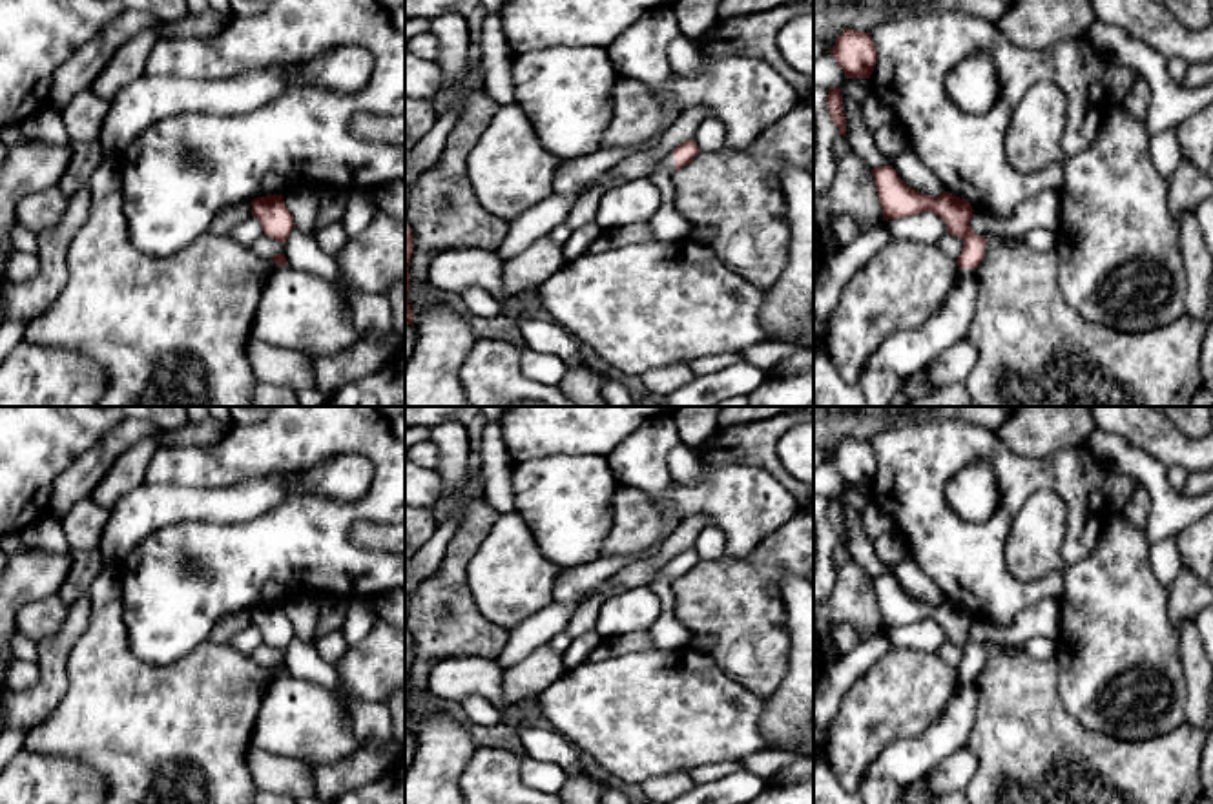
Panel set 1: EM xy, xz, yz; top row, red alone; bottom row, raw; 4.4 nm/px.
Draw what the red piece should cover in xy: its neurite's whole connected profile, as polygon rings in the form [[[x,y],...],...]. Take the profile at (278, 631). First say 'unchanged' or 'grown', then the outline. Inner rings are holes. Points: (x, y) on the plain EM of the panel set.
unchanged; [[[283,603],[257,605],[250,613],[252,624],[259,627],[264,644],[279,651],[286,651],[295,633]]]

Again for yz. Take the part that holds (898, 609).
unchanged; [[[879,574],[872,578],[879,611],[883,616],[883,629],[903,627],[923,620],[932,620],[941,625],[950,644],[963,649],[963,660],[958,665],[958,675],[978,676],[985,665],[987,647],[970,638],[972,614],[949,600],[939,605],[930,605],[908,596],[892,574]]]

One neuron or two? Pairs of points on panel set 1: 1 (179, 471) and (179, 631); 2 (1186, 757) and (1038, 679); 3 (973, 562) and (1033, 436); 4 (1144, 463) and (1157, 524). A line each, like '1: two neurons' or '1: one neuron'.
1: one neuron
2: one neuron
3: two neurons
4: one neuron

